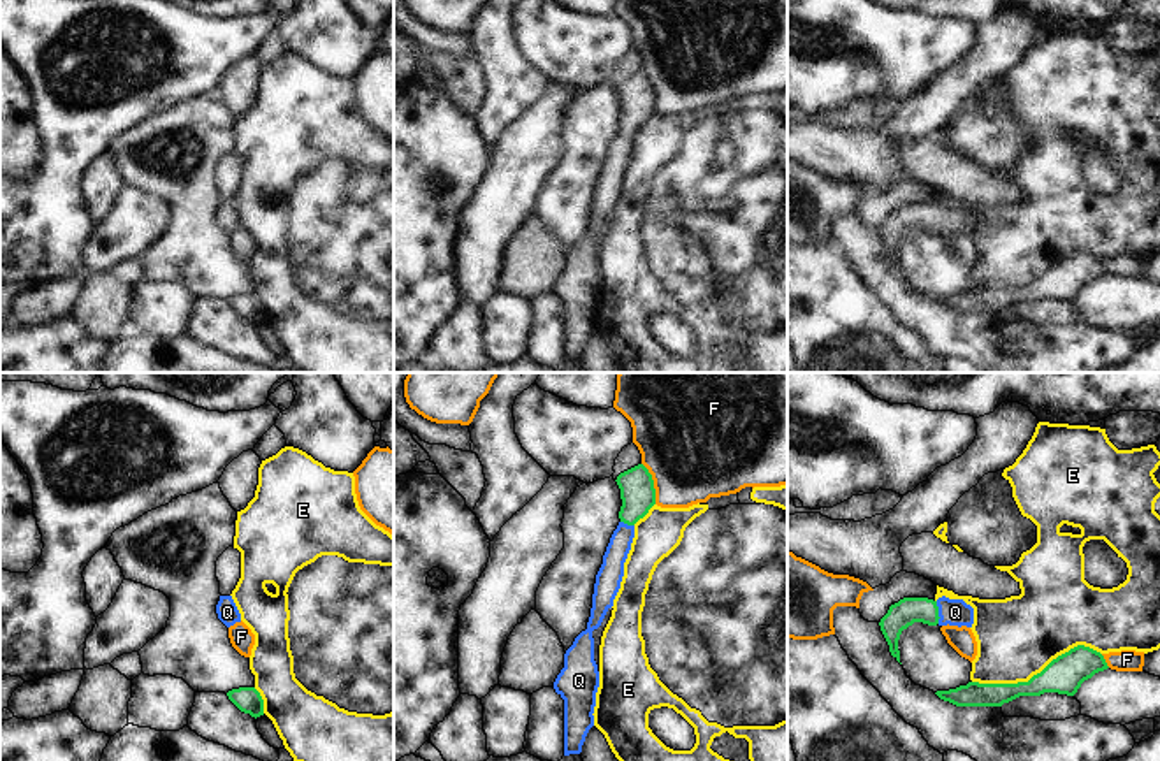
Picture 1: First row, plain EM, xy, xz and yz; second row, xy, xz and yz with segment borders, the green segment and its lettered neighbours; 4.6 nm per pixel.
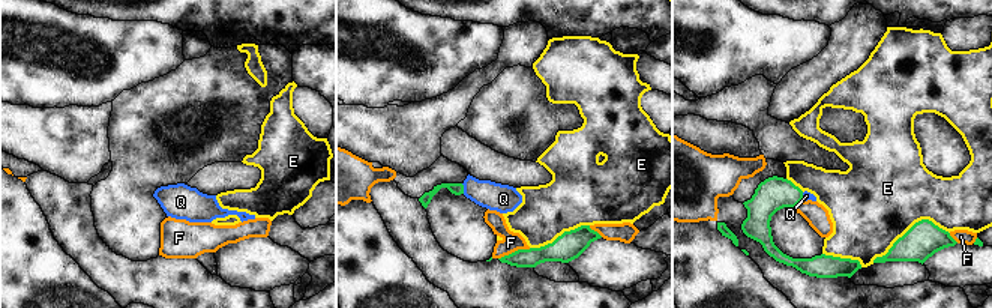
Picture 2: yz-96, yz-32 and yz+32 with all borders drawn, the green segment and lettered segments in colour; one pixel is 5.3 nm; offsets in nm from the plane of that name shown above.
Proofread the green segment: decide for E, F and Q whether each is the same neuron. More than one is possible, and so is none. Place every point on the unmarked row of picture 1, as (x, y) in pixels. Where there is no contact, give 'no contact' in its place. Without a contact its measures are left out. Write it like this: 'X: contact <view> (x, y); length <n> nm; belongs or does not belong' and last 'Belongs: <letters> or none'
E: contact yz (1037, 280); length 600 nm; does not belong
F: contact xz (652, 90); length 200 nm; does not belong
Q: contact yz (937, 218); length 110 nm; belongs
Belongs: Q

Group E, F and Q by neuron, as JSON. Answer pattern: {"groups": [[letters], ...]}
{"groups": [["E"], ["F"], ["Q"]]}

